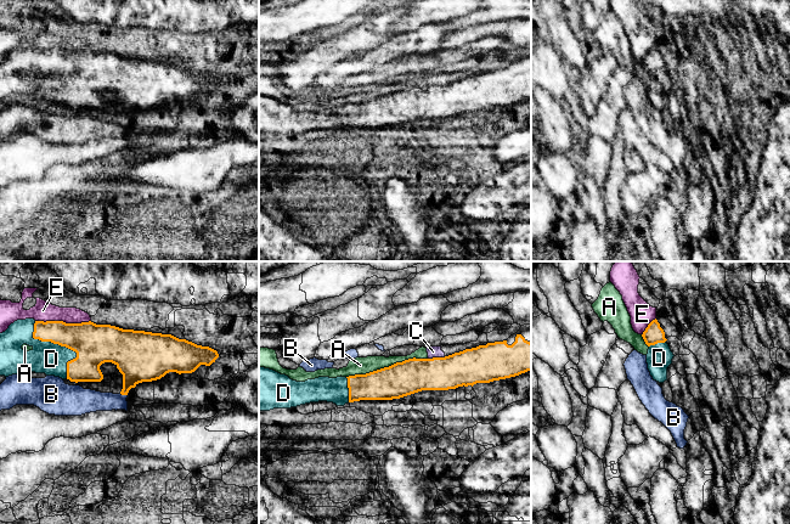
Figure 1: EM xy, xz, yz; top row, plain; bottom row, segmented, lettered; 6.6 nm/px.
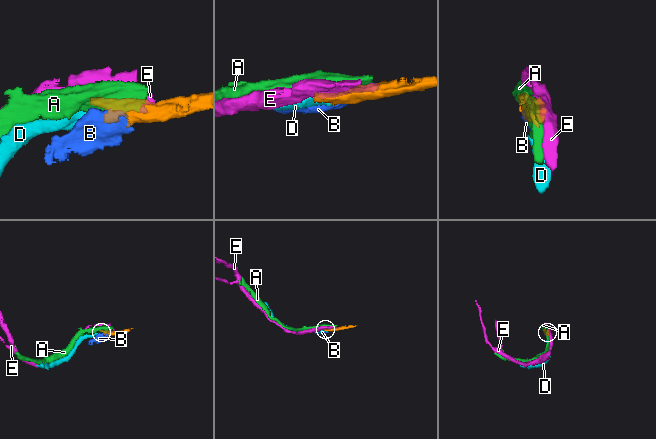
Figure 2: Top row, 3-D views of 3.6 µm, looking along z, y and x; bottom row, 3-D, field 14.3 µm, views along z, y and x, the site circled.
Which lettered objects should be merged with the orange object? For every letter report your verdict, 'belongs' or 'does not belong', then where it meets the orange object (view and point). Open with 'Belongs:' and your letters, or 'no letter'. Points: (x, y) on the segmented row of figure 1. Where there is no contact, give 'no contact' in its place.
Belongs: D
A: does not belong; meets orange in xz at (387, 367)
B: does not belong; meets orange in xy at (124, 394)
C: does not belong; meets orange in xz at (436, 358)
D: belongs; meets orange in xy at (60, 344)
E: does not belong; meets orange in xy at (62, 321)

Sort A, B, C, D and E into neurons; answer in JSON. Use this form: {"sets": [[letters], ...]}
{"sets": [["A", "C"], ["B"], ["D"], ["E"]]}

